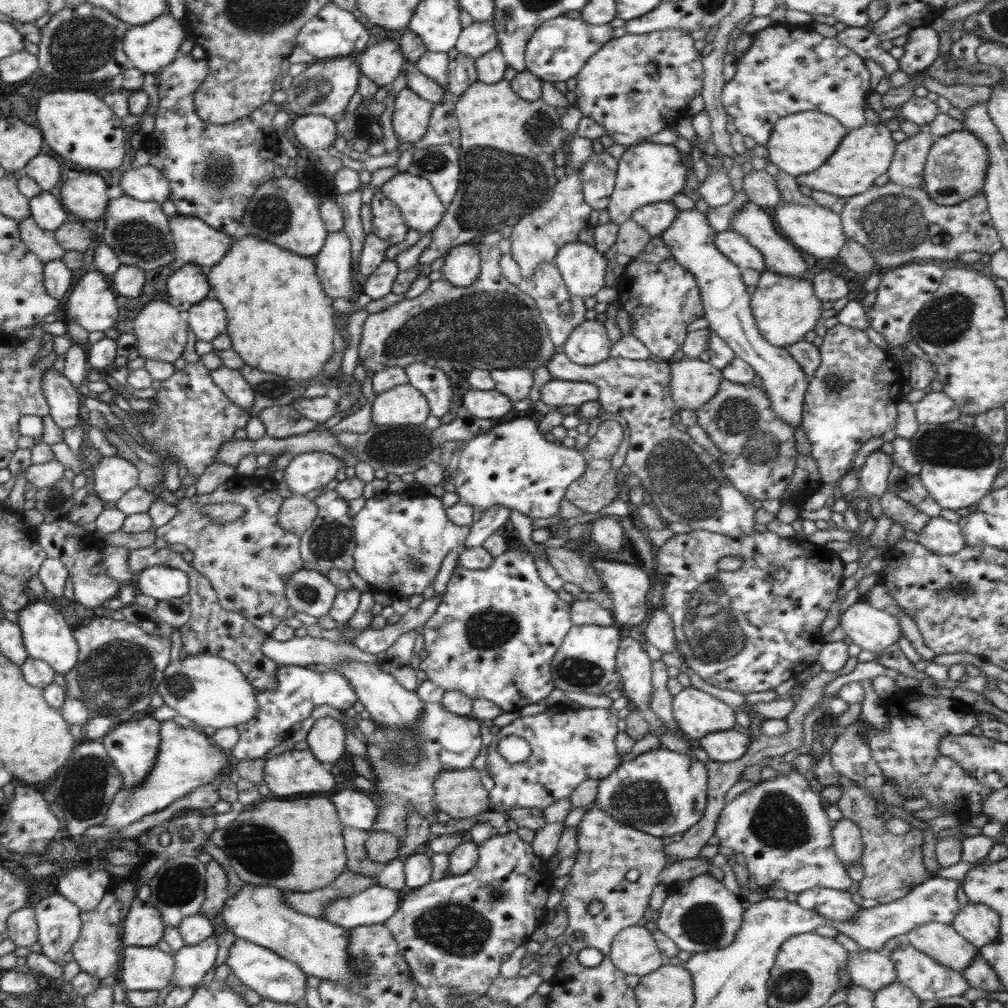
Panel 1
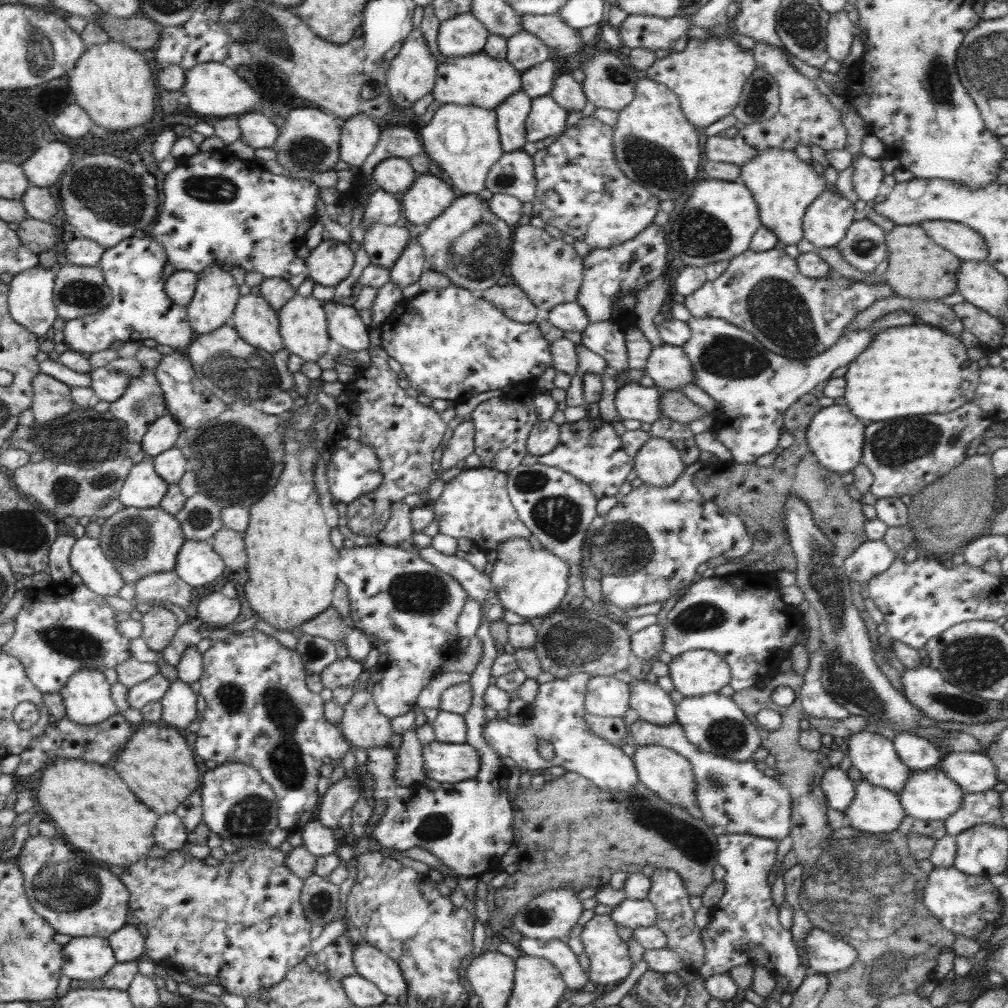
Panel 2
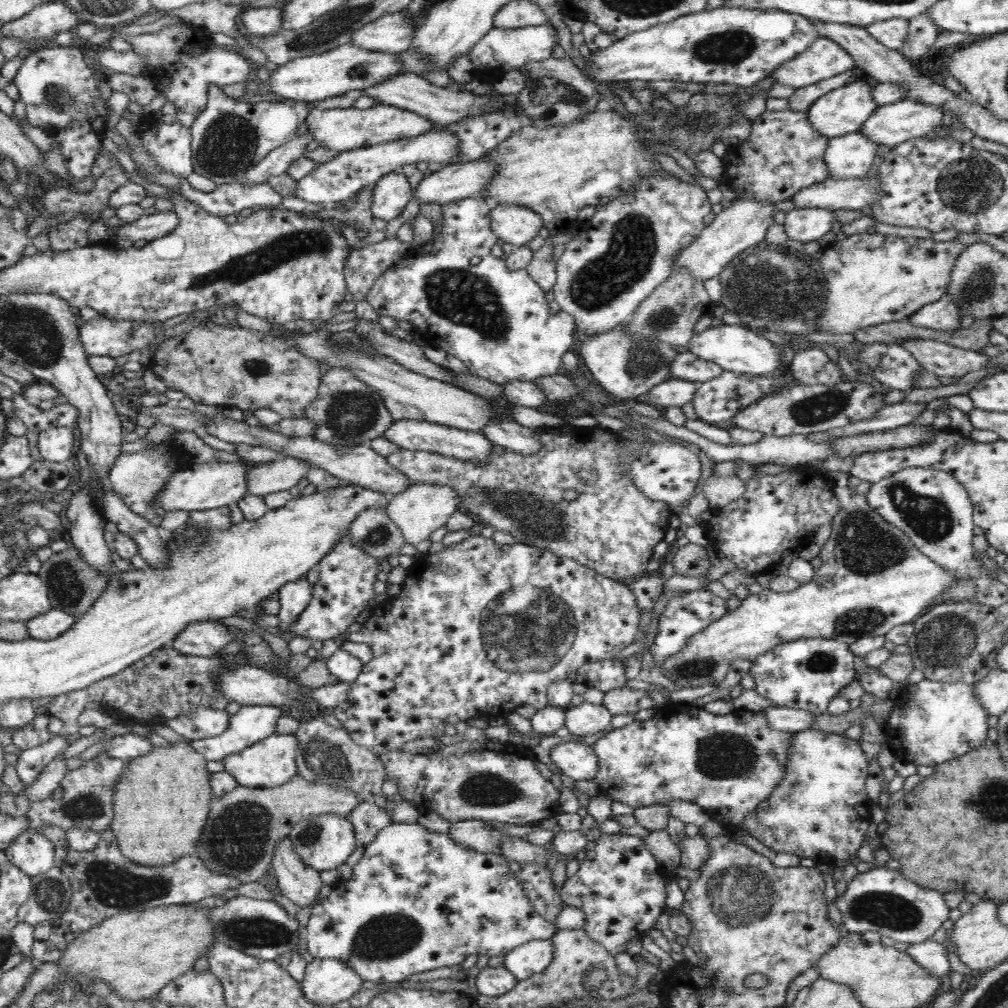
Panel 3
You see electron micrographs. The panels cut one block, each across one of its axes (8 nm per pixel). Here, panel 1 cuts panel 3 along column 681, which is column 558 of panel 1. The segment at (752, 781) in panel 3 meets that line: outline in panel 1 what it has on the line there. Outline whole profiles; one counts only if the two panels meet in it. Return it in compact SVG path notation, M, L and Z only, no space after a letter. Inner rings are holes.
M586 708L580 710L568 710L568 712L554 712L554 714L549 714L547 711L542 714L536 714L536 716L526 716L525 718L516 718L512 724L508 724L508 726L504 726L504 728L495 729L493 735L488 737L486 743L488 745L488 759L487 766L485 767L485 772L489 774L495 785L489 791L488 802L490 804L491 809L498 811L500 813L508 813L512 811L514 808L540 808L542 810L546 809L550 804L554 804L556 800L560 800L563 798L568 798L572 794L572 791L580 784L584 782L584 780L588 780L588 778L593 779L602 779L606 778L610 772L614 772L616 766L621 764L621 755L618 753L618 748L616 747L616 734L618 734L618 721L617 711L614 708ZM508 736L518 736L523 740L526 740L526 743L531 747L530 757L524 763L508 763L499 753L498 753L498 744L500 740L507 738Z

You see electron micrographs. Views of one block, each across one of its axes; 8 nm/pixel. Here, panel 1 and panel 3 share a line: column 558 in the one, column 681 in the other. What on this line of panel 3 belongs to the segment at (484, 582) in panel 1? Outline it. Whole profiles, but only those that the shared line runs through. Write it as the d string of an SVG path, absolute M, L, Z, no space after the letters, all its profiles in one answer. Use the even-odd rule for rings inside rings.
M703 589L686 592L685 595L673 599L665 606L658 619L658 633L654 643L649 647L655 664L661 670L661 664L666 658L678 654L678 651L689 641L689 638L698 631L704 630L711 622L722 618L730 610L726 609L726 600Z

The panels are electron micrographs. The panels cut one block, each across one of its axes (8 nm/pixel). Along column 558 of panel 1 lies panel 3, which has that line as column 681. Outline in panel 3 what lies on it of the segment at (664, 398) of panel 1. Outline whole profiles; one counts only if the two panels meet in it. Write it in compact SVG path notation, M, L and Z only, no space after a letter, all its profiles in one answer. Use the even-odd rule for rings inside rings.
M688 352L678 353L670 363L670 376L672 379L682 379L701 384L712 380L723 371L715 362L708 362Z

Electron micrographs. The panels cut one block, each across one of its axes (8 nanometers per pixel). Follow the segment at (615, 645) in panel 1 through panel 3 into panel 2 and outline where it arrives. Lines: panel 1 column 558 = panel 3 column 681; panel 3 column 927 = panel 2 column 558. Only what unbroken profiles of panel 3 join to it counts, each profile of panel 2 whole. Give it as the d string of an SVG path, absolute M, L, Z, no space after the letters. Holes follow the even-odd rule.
M532 534L526 538L504 540L496 550L497 559L490 580L504 607L533 622L560 610L562 598L568 590L568 576L571 576L564 559L546 550Z

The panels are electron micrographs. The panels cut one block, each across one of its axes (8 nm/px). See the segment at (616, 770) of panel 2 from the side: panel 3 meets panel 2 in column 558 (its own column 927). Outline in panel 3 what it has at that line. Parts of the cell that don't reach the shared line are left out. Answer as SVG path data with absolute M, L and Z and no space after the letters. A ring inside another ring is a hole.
M923 679L916 685L907 684L908 692L902 702L893 707L890 719L885 726L887 741L892 753L897 758L918 766L936 767L944 762L962 757L976 748L980 748L987 739L989 731L988 718L990 714L982 709L978 697L974 695L974 684L962 682L944 683Z

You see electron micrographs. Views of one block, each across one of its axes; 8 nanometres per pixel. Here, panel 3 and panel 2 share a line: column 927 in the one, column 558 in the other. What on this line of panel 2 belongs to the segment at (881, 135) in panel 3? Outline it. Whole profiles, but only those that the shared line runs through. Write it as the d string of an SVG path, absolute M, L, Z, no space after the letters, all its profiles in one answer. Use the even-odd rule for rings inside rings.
M551 96L532 97L532 110L526 118L526 140L538 142L547 136L561 135L566 128L569 112Z

